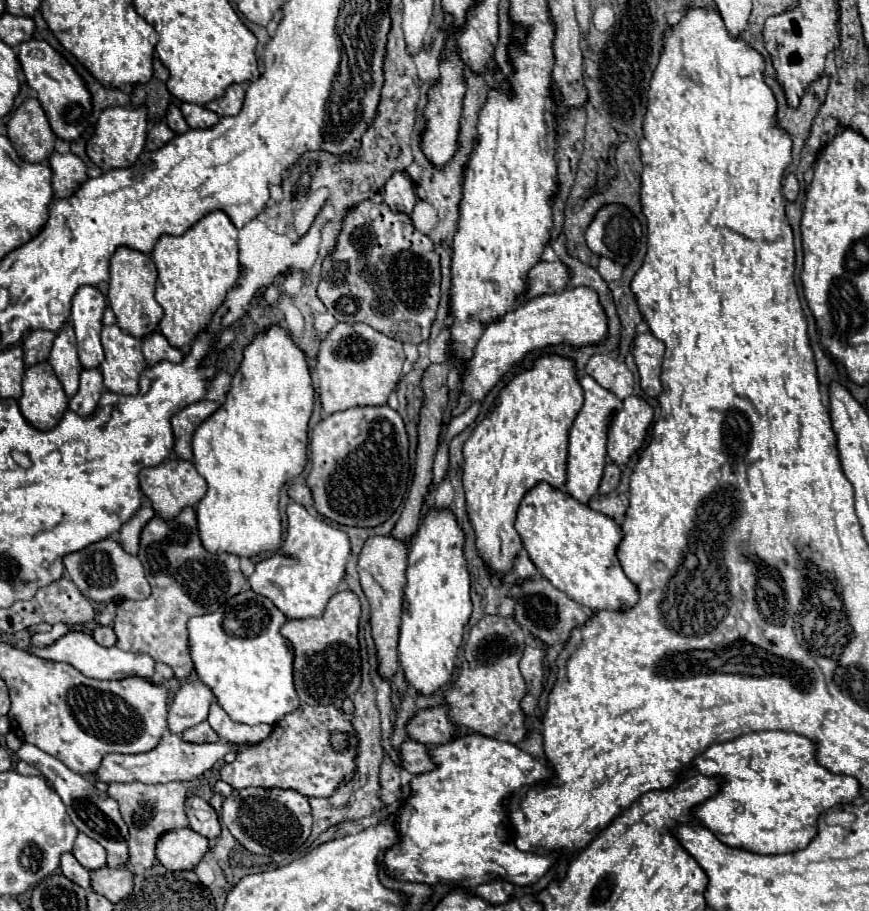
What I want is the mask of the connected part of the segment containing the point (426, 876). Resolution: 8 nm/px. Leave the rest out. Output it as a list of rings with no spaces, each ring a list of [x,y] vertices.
[[[485,735],[457,737],[447,745],[431,749],[431,757],[439,767],[429,773],[417,775],[411,781],[411,795],[405,799],[405,805],[397,815],[401,841],[385,853],[385,867],[391,877],[399,881],[417,881],[427,885],[453,883],[465,887],[477,887],[485,881],[495,881],[497,877],[501,877],[517,887],[529,887],[535,885],[557,865],[559,855],[555,851],[545,855],[525,853],[511,843],[509,809],[503,805],[503,801],[513,795],[513,791],[553,777],[551,767],[543,765],[541,761],[511,743],[501,743]]]

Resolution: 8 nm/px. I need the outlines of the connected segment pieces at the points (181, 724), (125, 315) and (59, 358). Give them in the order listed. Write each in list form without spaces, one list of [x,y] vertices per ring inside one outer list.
[[[185,681],[175,693],[173,703],[169,705],[169,731],[183,733],[185,729],[205,721],[209,715],[209,705],[213,701],[213,691],[205,683]]]
[[[119,247],[111,257],[111,281],[109,281],[109,307],[117,315],[117,325],[133,337],[145,337],[157,331],[163,317],[163,307],[155,301],[157,269],[149,255],[131,247]]]
[[[65,325],[57,333],[51,355],[49,355],[49,363],[51,363],[57,379],[63,383],[65,393],[69,397],[73,397],[77,393],[79,373],[83,367],[77,357],[77,341],[75,341],[75,333],[73,333],[71,325]]]

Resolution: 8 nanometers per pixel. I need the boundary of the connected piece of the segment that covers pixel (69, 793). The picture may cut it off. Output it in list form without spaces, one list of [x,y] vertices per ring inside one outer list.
[[[23,743],[21,749],[17,751],[17,757],[23,759],[25,763],[37,767],[55,787],[55,791],[59,793],[61,801],[67,807],[67,813],[71,817],[71,821],[75,823],[75,827],[85,833],[87,837],[95,839],[97,843],[101,843],[107,849],[107,865],[109,867],[123,867],[129,859],[129,851],[127,851],[127,839],[129,839],[129,831],[127,825],[119,813],[119,805],[115,799],[111,799],[107,793],[101,793],[95,783],[89,777],[83,777],[79,773],[73,773],[71,769],[67,769],[59,759],[55,759],[53,755],[41,751],[39,747],[31,745],[31,743]]]

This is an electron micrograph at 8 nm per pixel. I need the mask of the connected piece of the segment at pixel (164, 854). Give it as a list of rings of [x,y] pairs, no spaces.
[[[175,829],[165,833],[157,843],[157,859],[171,871],[195,869],[207,855],[209,839],[201,837],[193,829]]]

